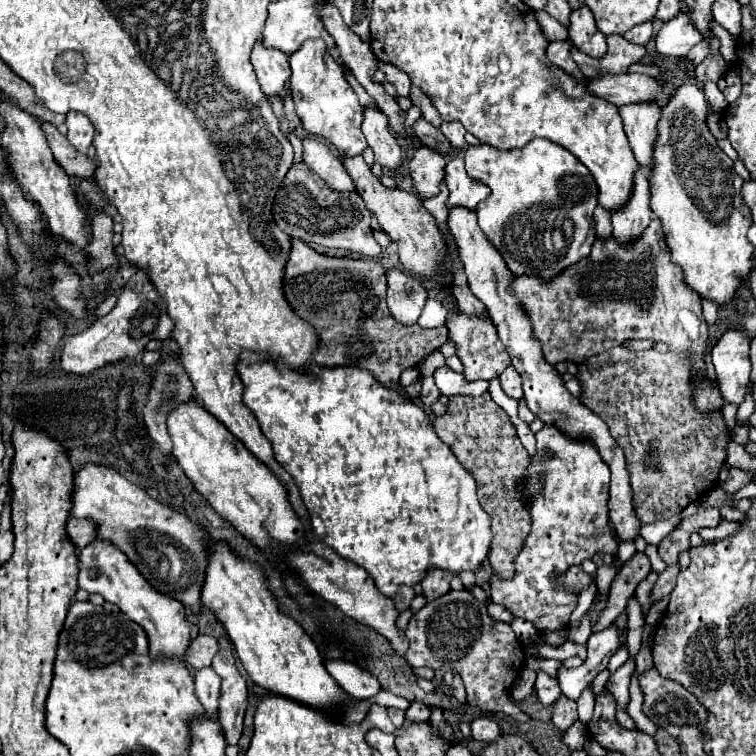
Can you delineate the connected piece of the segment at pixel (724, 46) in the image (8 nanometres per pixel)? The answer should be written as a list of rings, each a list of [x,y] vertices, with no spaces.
[[[713,20],[711,22],[711,28],[713,28],[713,33],[719,38],[720,40],[720,53],[725,61],[729,64],[734,64],[737,61],[737,54],[735,49],[735,42],[732,36],[725,30],[722,26],[717,24]]]

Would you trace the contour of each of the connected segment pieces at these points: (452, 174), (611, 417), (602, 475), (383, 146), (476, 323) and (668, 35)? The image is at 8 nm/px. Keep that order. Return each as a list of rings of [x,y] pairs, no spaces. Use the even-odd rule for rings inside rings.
[[[463,158],[449,160],[445,168],[445,184],[449,188],[449,206],[465,206],[469,210],[475,210],[475,206],[489,196],[489,188],[473,178],[467,176]]]
[[[623,346],[611,348],[599,356],[591,356],[579,366],[577,380],[581,382],[583,396],[579,398],[587,408],[599,414],[625,452],[627,470],[631,474],[633,506],[641,522],[657,522],[671,518],[689,502],[699,500],[703,494],[717,486],[719,468],[725,462],[725,446],[729,440],[721,412],[705,416],[695,410],[691,402],[689,366],[673,354],[661,354],[657,350],[629,352]]]
[[[543,426],[541,432],[535,434],[537,438],[537,454],[531,458],[531,464],[525,472],[527,478],[527,500],[531,512],[531,534],[525,540],[521,554],[515,558],[515,576],[511,580],[499,580],[491,576],[491,596],[489,600],[505,606],[513,616],[521,616],[533,622],[537,628],[565,628],[569,624],[569,616],[575,610],[577,594],[567,592],[559,582],[551,580],[553,572],[565,572],[573,564],[581,564],[585,558],[591,558],[595,552],[617,554],[617,540],[611,534],[609,516],[607,516],[607,500],[609,500],[609,468],[601,456],[597,456],[595,448],[589,444],[573,444],[573,440],[565,440],[557,428]]]
[[[367,106],[361,130],[363,130],[363,136],[367,138],[369,148],[375,154],[375,162],[379,162],[389,172],[397,172],[403,166],[401,148],[389,130],[387,116],[383,112]]]
[[[457,308],[449,310],[449,318],[447,318],[447,328],[449,328],[449,338],[457,344],[457,356],[465,366],[465,378],[467,380],[491,380],[493,376],[499,376],[509,364],[509,354],[505,350],[505,346],[501,344],[495,326],[491,324],[491,320],[481,320],[475,316],[467,316]]]
[[[679,14],[677,18],[669,20],[659,34],[655,36],[657,40],[657,52],[663,56],[675,56],[681,58],[685,56],[697,42],[703,40],[699,30],[689,22],[685,14]]]

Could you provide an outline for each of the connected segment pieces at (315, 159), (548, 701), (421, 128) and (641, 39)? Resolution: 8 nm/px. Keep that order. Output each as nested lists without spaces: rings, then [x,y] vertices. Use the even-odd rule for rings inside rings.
[[[306,138],[303,143],[303,162],[309,164],[323,180],[329,180],[329,186],[335,192],[357,192],[353,178],[345,172],[345,166],[339,156],[324,142]]]
[[[543,670],[537,672],[537,682],[535,682],[535,692],[537,692],[537,698],[543,706],[551,706],[555,702],[555,698],[561,696],[561,690],[559,690],[559,684],[557,680],[553,680],[549,674],[545,674]]]
[[[423,118],[415,122],[413,130],[415,130],[415,134],[417,134],[417,138],[419,138],[421,144],[425,144],[425,146],[429,146],[429,148],[441,152],[441,154],[447,154],[447,152],[451,150],[451,144],[445,140],[445,136],[439,132],[439,128],[431,126],[431,124],[425,122]]]
[[[643,22],[639,26],[633,26],[629,32],[623,34],[623,38],[627,38],[629,42],[635,42],[635,44],[647,44],[649,38],[651,38],[651,22]]]

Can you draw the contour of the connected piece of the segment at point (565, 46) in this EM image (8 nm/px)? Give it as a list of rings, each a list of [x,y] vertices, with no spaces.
[[[570,39],[567,40],[555,40],[555,42],[549,42],[549,48],[547,48],[547,56],[549,60],[563,68],[565,72],[573,74],[573,76],[579,76],[579,80],[583,80],[585,76],[579,72],[577,64],[573,61],[570,51],[573,47],[573,44]]]

